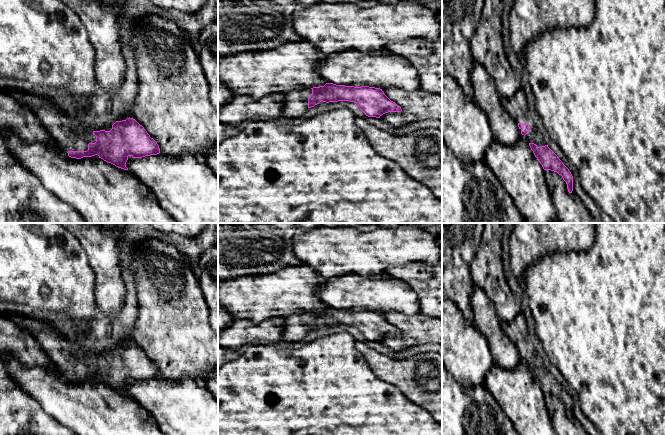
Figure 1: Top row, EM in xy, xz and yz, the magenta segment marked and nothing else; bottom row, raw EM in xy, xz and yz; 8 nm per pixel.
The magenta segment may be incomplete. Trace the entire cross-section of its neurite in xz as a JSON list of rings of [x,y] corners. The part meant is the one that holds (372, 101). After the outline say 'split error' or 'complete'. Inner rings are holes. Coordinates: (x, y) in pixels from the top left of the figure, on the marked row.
[[[326,83],[324,86],[302,88],[286,93],[287,100],[284,105],[282,116],[301,120],[307,115],[307,110],[321,101],[354,102],[368,117],[380,118],[388,112],[401,112],[402,109],[391,101],[380,88],[369,86],[345,86]]]; split error

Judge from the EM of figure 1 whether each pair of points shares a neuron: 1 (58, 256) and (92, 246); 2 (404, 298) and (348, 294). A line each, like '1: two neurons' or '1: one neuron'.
1: two neurons
2: one neuron

